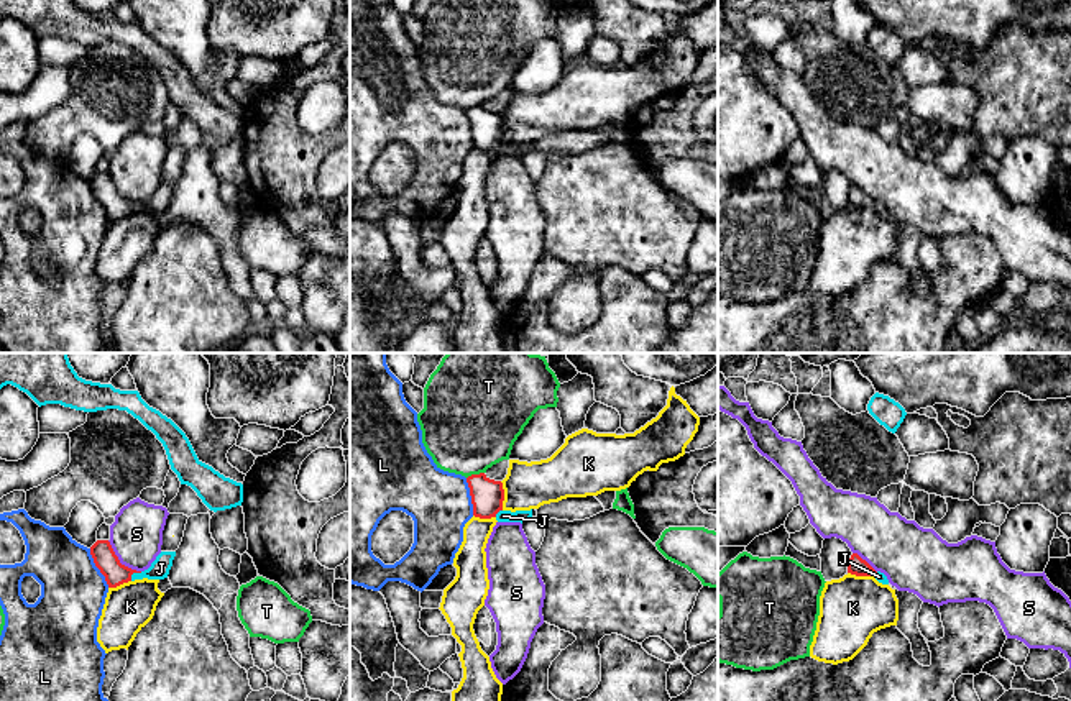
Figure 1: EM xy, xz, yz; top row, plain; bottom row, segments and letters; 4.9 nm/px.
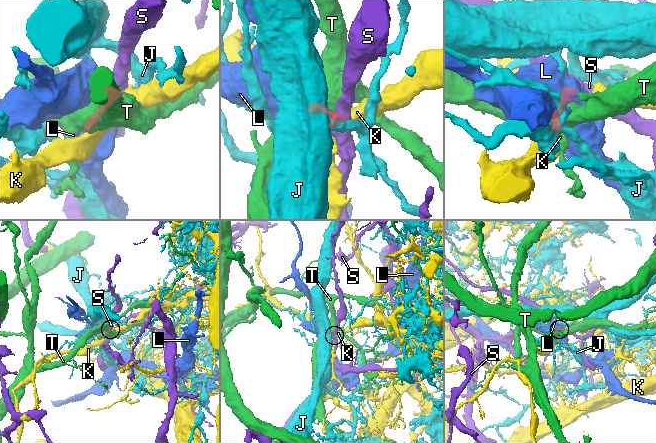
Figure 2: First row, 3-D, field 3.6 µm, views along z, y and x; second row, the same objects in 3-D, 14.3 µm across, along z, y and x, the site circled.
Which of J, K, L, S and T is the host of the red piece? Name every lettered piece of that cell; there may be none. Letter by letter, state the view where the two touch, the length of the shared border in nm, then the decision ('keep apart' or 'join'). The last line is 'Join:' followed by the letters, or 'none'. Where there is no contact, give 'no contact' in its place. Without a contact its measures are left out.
J: xy | 80 nm | join
K: xz | 140 nm | keep apart
L: xy | 220 nm | keep apart
S: xy | 220 nm | keep apart
T: xz | 90 nm | keep apart
Join: J

